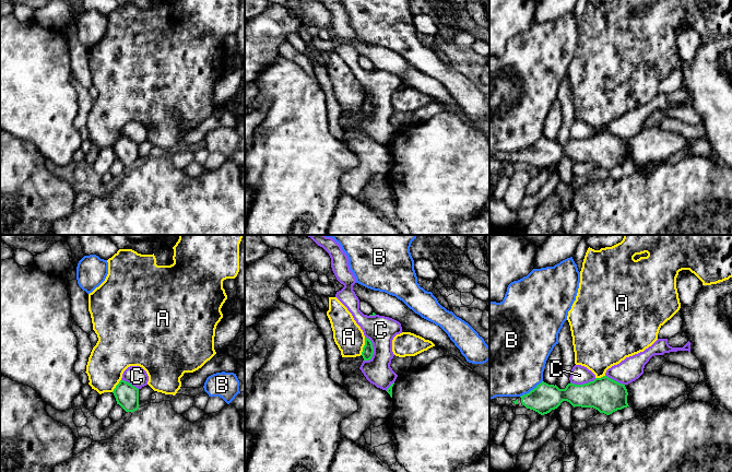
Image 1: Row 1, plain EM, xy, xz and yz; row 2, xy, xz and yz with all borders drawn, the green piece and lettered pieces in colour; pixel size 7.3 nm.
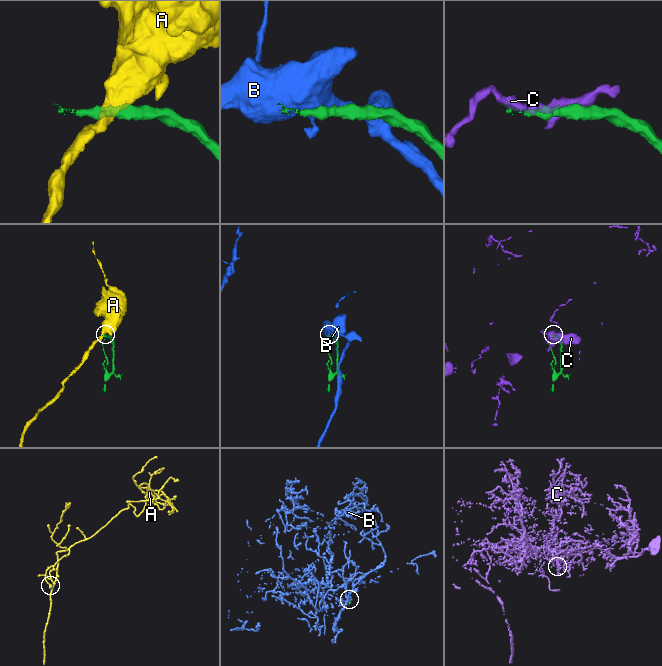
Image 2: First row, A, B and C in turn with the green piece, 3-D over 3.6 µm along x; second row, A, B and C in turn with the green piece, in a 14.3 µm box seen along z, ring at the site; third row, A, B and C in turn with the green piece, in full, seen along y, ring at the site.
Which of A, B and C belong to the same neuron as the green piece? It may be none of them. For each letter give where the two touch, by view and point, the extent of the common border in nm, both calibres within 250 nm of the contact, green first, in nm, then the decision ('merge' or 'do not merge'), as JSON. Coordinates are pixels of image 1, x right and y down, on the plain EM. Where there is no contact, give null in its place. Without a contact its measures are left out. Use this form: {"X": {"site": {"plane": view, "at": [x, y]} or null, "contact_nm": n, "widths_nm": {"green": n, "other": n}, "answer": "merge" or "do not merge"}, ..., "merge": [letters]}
{"A": {"site": {"plane": "xz", "at": [364, 101]}, "contact_nm": 140, "widths_nm": {"green": 80, "other": 220}, "answer": "do not merge"}, "B": {"site": {"plane": "yz", "at": [531, 145]}, "contact_nm": 200, "widths_nm": {"green": 200, "other": 480}, "answer": "do not merge"}, "C": {"site": {"plane": "xz", "at": [373, 104]}, "contact_nm": 190, "widths_nm": {"green": 80, "other": 220}, "answer": "do not merge"}, "merge": []}

